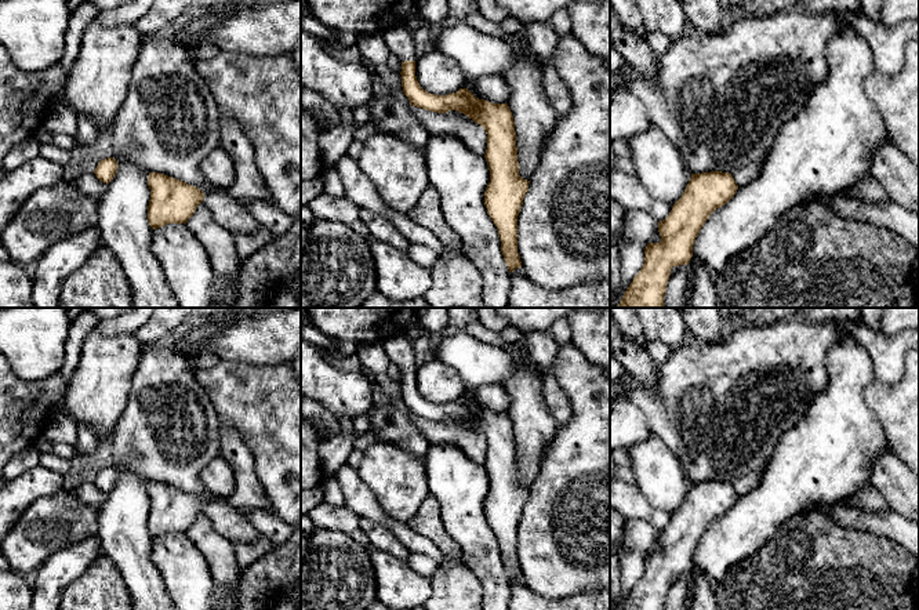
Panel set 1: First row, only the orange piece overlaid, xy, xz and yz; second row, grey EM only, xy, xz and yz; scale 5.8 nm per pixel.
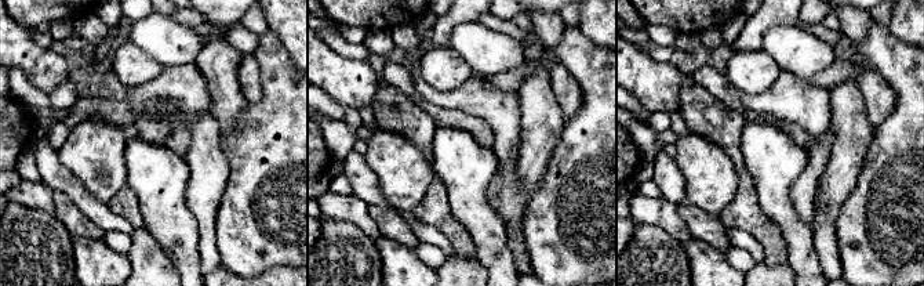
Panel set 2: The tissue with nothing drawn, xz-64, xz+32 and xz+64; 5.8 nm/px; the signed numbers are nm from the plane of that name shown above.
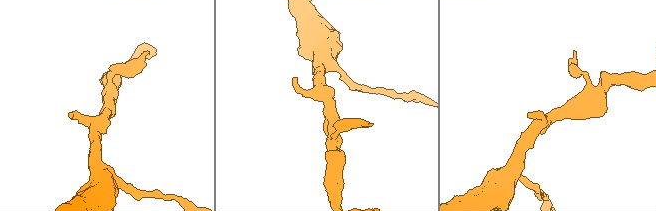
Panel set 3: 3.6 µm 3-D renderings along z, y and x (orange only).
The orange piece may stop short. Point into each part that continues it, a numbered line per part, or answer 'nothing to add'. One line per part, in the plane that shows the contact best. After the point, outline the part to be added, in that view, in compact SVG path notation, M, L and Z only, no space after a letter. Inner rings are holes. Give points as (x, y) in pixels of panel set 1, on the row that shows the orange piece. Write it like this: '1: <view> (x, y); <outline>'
1: xz (399, 40); M396 26L381 33L391 54L397 55L402 62L415 59L415 44L411 30L406 26Z

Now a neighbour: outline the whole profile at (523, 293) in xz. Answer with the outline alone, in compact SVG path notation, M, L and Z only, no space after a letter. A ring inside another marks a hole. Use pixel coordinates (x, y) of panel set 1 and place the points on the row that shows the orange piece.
M512 275L509 308L610 308L610 280L578 283L557 291Z

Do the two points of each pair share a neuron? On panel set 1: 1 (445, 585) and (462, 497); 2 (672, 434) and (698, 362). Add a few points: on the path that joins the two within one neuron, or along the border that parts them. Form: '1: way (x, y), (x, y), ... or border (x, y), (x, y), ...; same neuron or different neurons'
1: border (464, 565), (479, 581), (482, 592); different neurons
2: way (675, 416), (676, 398), (694, 380); same neuron

